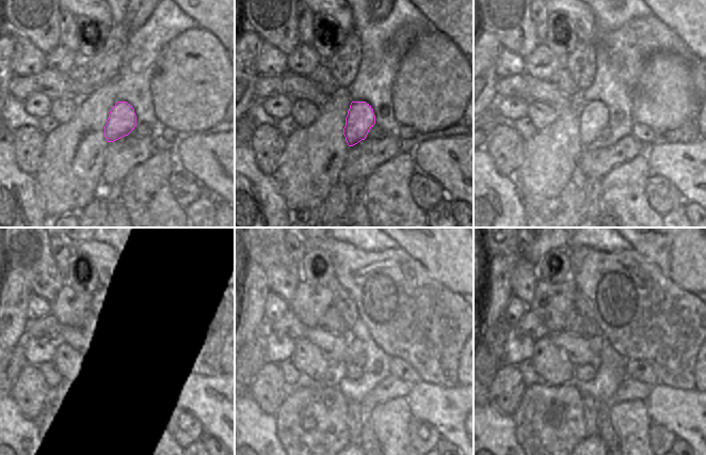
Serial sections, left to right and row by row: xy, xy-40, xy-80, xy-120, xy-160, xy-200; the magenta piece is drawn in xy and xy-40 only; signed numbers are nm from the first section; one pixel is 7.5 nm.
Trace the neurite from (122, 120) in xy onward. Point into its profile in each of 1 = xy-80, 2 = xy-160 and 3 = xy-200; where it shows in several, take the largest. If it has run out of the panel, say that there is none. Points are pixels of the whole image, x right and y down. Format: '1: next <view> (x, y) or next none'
1: next xy-80 (594, 115)
2: next xy-160 (354, 354)
3: next xy-200 (595, 343)

